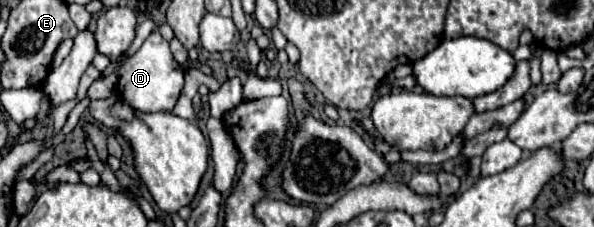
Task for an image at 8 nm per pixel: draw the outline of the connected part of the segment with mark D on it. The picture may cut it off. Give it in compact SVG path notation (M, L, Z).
M153 31L139 51L129 57L117 71L119 83L117 93L123 103L127 103L133 111L143 113L157 113L157 111L171 111L171 107L179 99L179 91L183 89L183 67L173 59L169 43Z

